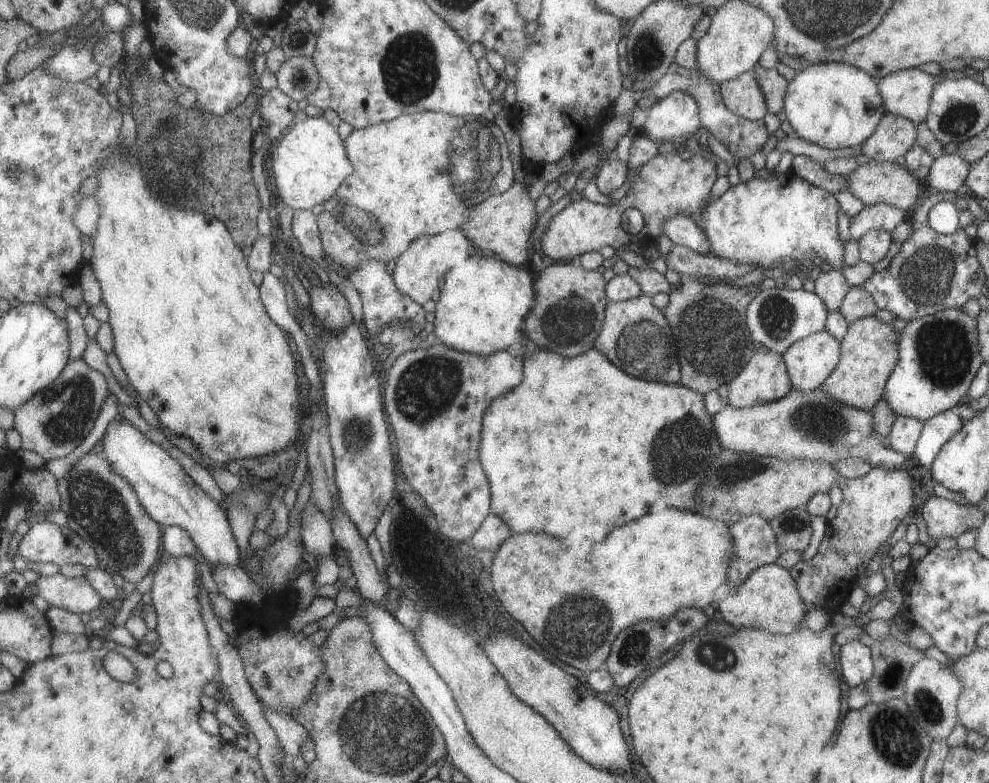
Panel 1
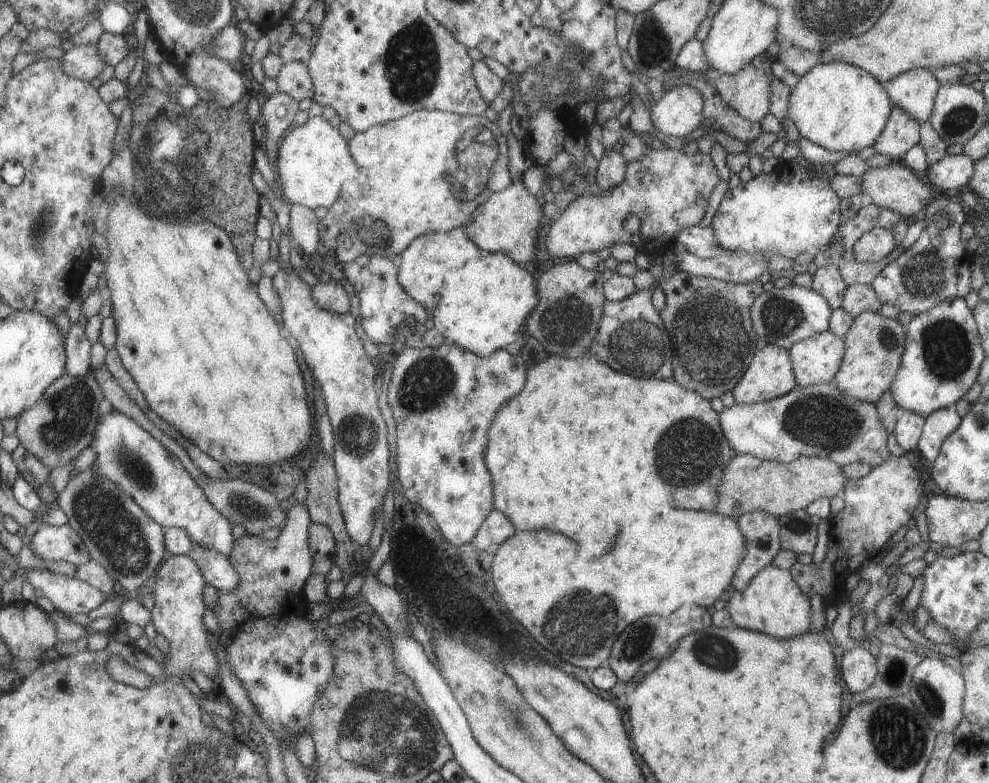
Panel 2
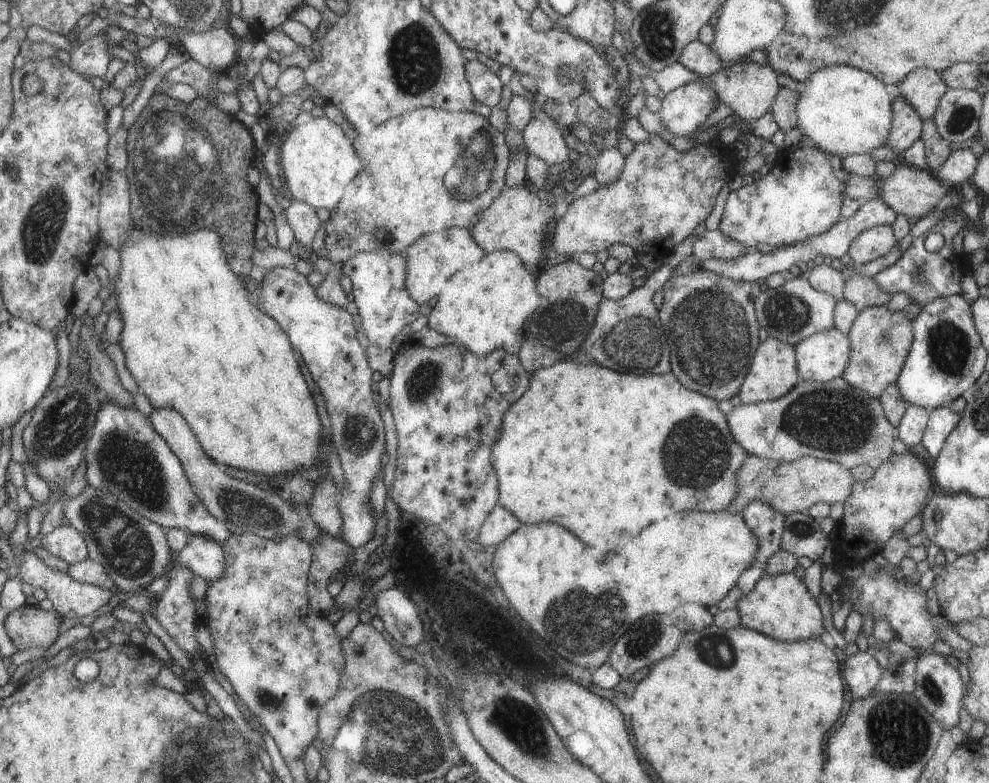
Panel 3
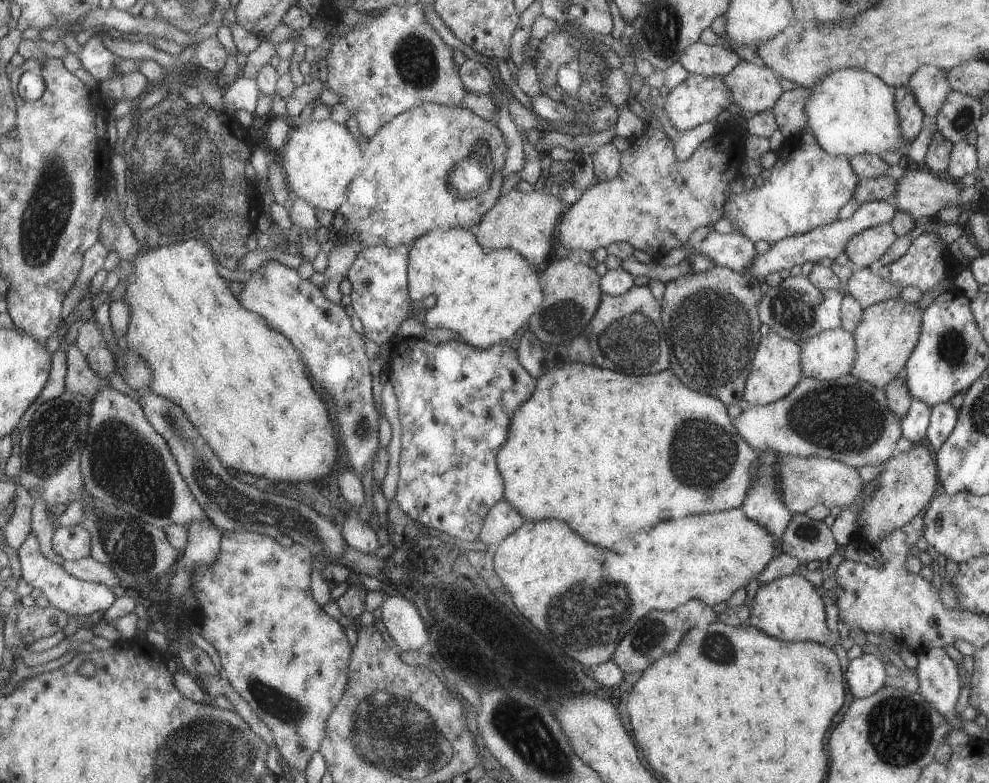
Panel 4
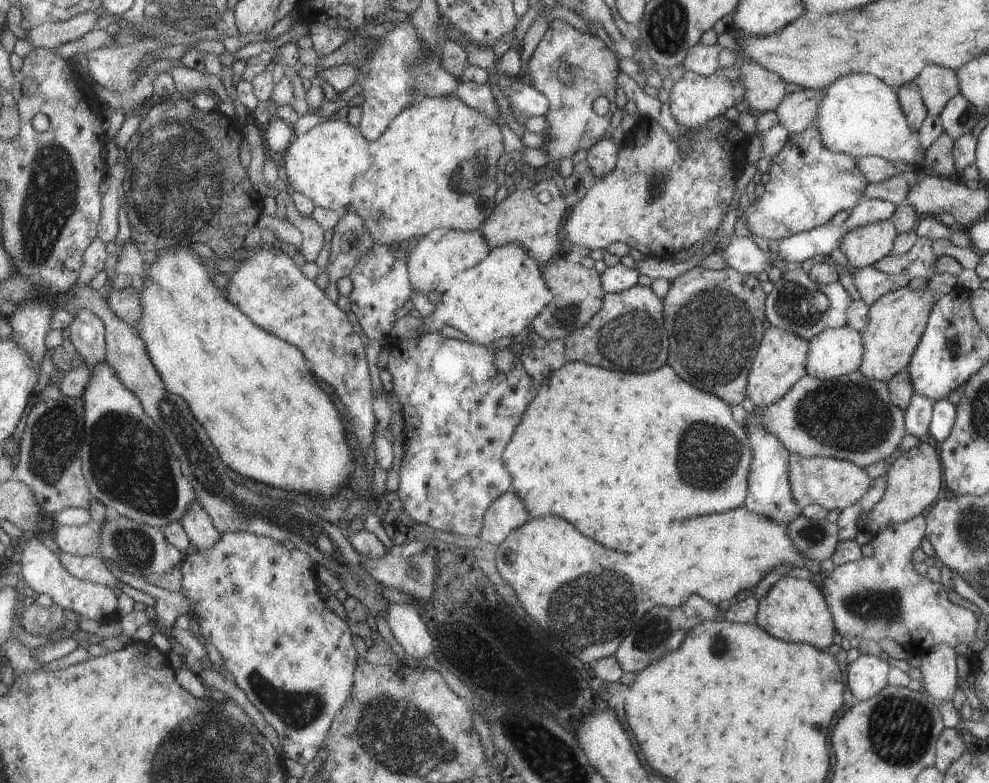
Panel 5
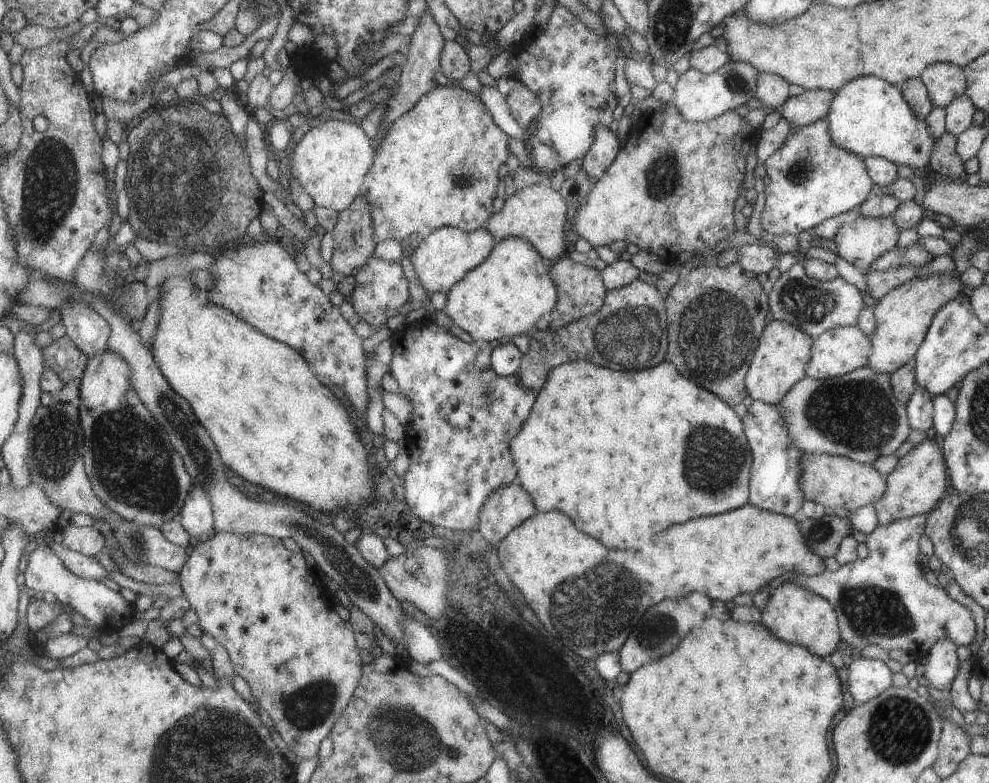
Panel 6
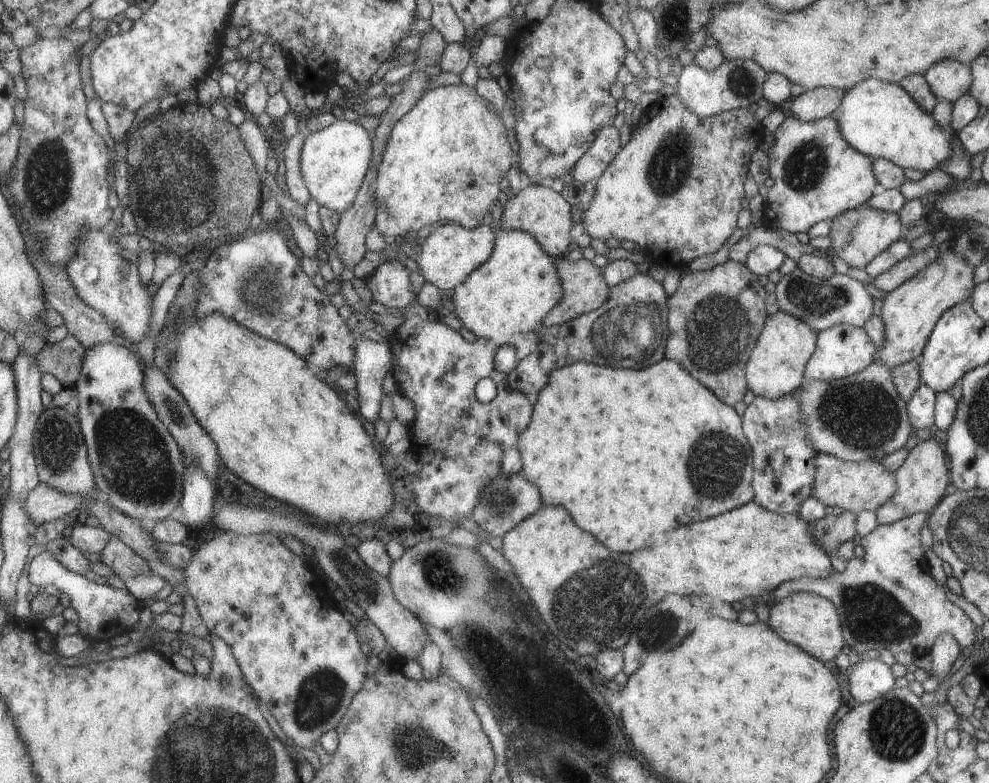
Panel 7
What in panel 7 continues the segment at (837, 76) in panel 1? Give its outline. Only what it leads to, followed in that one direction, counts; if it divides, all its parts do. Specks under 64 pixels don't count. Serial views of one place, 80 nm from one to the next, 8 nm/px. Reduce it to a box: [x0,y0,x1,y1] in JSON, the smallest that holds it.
[833,80,954,173]

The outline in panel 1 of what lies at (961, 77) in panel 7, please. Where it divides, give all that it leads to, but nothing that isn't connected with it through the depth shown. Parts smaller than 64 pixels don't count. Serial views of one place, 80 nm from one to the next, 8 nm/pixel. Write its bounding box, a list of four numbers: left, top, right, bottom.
[879,67,937,125]

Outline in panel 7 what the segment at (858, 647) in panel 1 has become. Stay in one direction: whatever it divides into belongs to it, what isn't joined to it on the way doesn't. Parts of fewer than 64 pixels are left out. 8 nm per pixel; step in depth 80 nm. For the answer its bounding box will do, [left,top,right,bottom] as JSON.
[847,659,893,703]

